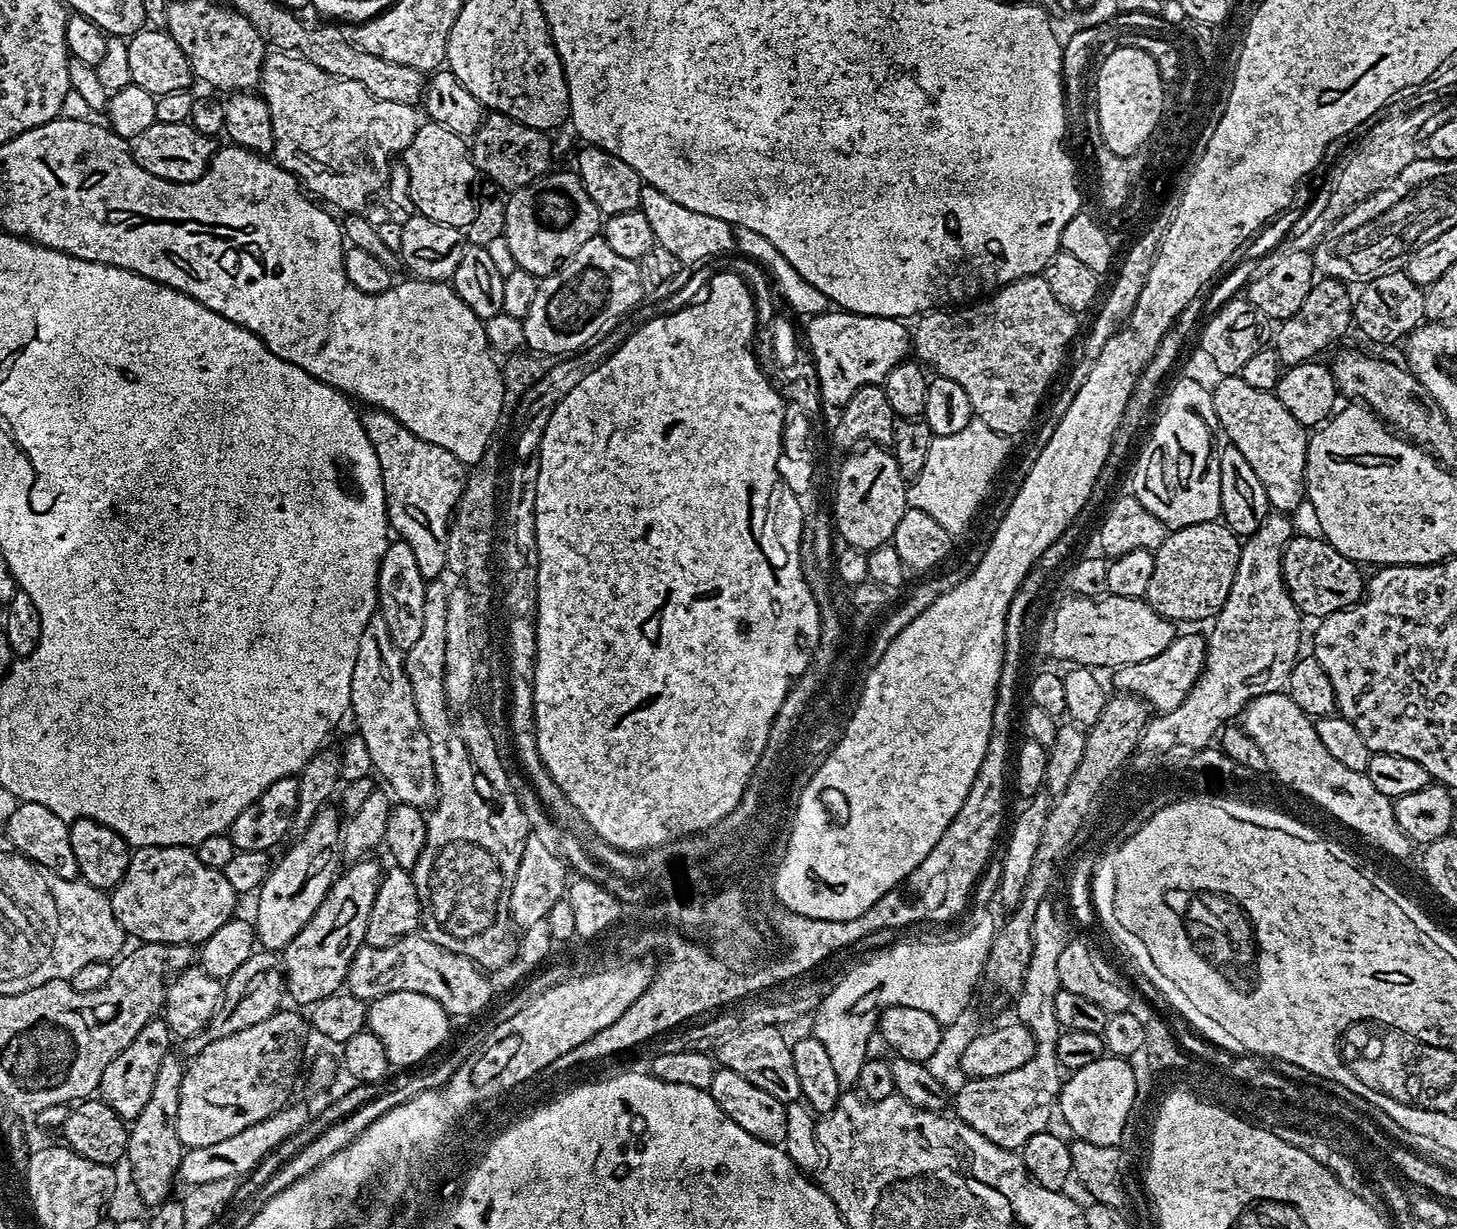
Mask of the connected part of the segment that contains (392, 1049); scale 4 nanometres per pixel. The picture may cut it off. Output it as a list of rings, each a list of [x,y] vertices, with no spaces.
[[[395,992],[380,996],[368,1004],[367,1031],[373,1032],[385,1047],[389,1065],[408,1070],[411,1064],[424,1060],[448,1036],[448,1012],[426,994]]]

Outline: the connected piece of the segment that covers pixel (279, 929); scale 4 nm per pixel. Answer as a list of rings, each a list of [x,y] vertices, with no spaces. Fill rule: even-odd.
[[[320,808],[310,826],[296,838],[297,841],[290,848],[283,849],[284,857],[273,863],[264,885],[258,889],[254,927],[261,949],[283,950],[295,938],[298,930],[302,930],[302,926],[314,918],[318,906],[322,906],[326,894],[332,889],[332,882],[338,875],[336,856],[338,860],[342,840],[342,820],[339,811],[333,808]],[[299,868],[304,868],[304,872],[296,872]]]

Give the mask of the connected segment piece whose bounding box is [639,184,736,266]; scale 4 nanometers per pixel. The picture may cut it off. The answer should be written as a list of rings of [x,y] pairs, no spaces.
[[[645,184],[640,195],[640,212],[646,214],[651,228],[654,230],[654,238],[658,244],[666,246],[678,262],[686,266],[700,264],[711,256],[720,256],[723,252],[732,252],[735,249],[735,234],[733,225],[722,222],[722,218],[710,218],[710,214],[698,214],[694,210],[681,206],[674,202],[674,198],[666,198],[662,190]]]

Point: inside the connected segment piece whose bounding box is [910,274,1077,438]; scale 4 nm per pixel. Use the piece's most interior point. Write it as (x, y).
(1003, 351)

